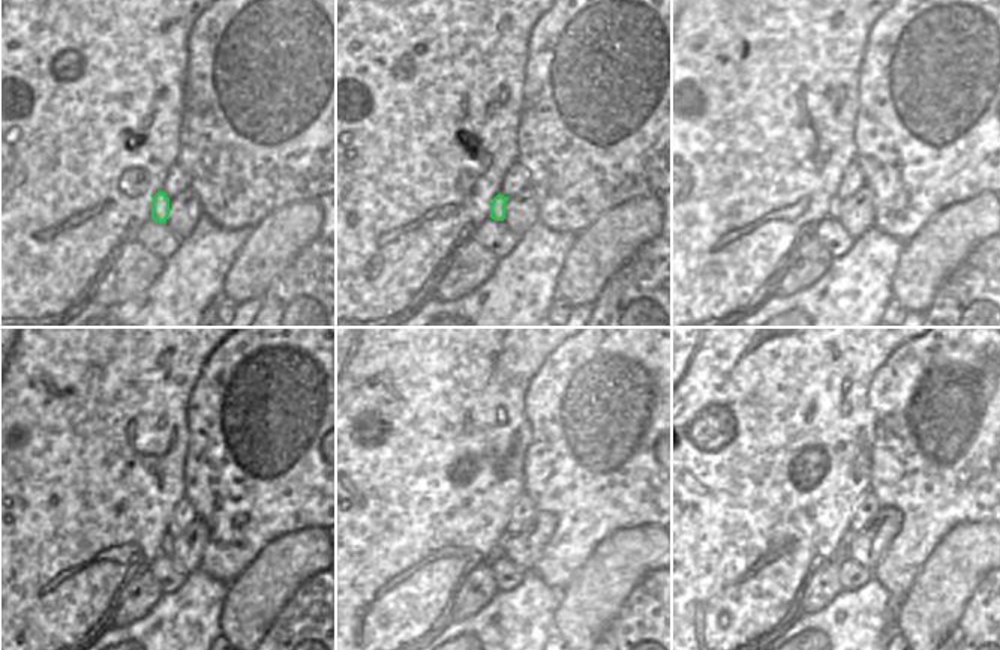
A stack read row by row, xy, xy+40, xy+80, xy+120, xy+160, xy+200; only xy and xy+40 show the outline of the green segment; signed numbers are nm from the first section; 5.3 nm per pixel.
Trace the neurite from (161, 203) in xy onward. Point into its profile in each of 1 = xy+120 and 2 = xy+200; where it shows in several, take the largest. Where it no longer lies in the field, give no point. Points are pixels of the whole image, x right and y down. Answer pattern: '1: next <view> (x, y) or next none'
1: next xy+120 (167, 541)
2: next xy+200 (840, 554)

